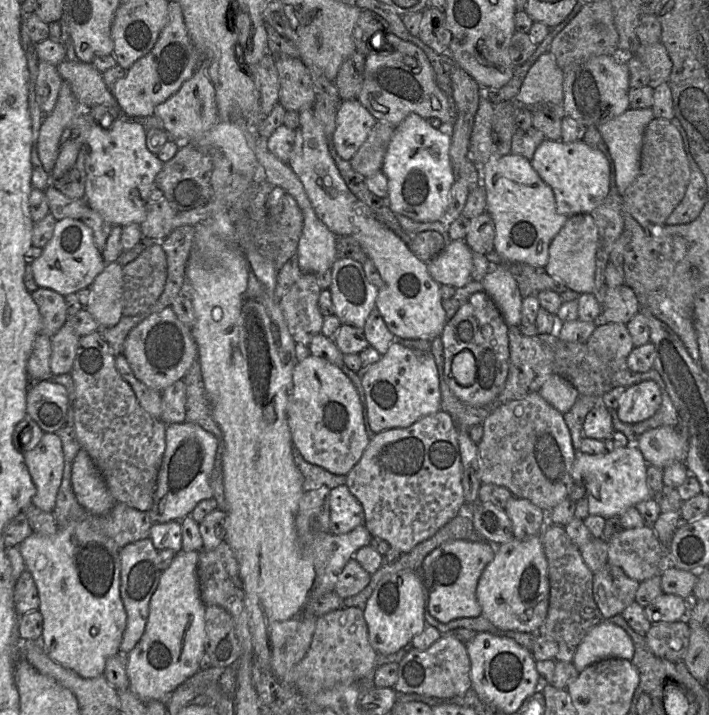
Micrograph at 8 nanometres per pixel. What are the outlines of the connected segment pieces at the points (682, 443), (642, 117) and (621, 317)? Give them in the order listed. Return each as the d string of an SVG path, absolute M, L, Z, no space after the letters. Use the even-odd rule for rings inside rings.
M661 426L640 435L634 443L648 465L664 469L673 462L685 462L689 439L684 439L675 427Z
M629 108L597 126L613 160L621 196L639 174L644 131L653 119L652 108Z
M623 284L617 287L607 287L599 323L622 323L627 322L640 311L638 300L634 291Z

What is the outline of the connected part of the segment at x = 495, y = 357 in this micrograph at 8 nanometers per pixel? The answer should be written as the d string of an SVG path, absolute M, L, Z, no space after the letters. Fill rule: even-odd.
M485 292L472 294L447 321L440 335L444 346L444 375L452 393L463 403L482 406L503 390L509 365L508 326Z

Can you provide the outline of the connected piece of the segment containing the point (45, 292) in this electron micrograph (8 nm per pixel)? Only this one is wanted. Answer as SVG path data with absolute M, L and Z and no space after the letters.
M42 287L31 292L31 297L42 318L41 334L51 338L67 321L64 297L51 289Z

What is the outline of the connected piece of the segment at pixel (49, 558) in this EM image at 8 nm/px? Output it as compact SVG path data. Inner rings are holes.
M72 521L54 535L33 533L20 543L19 549L26 569L34 578L40 599L44 627L41 640L48 656L83 678L104 675L106 661L120 652L127 614L120 596L120 549L108 536L92 529L87 523Z

